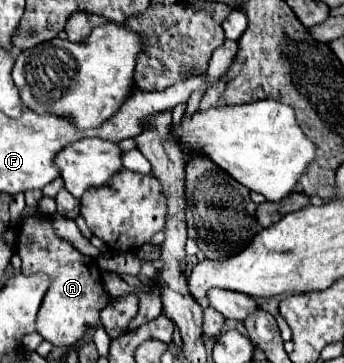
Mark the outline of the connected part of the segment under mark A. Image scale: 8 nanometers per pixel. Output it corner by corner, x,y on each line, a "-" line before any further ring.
44,217
24,219
18,229
16,253
22,259
24,275
46,273
48,277
52,277
52,285
36,317
36,333
40,333
44,341
52,343
54,347
76,345
88,329
98,325
100,311
110,301
110,295
106,293
100,281
100,269
96,261
92,257
82,255
68,241
56,237
50,227
50,221

